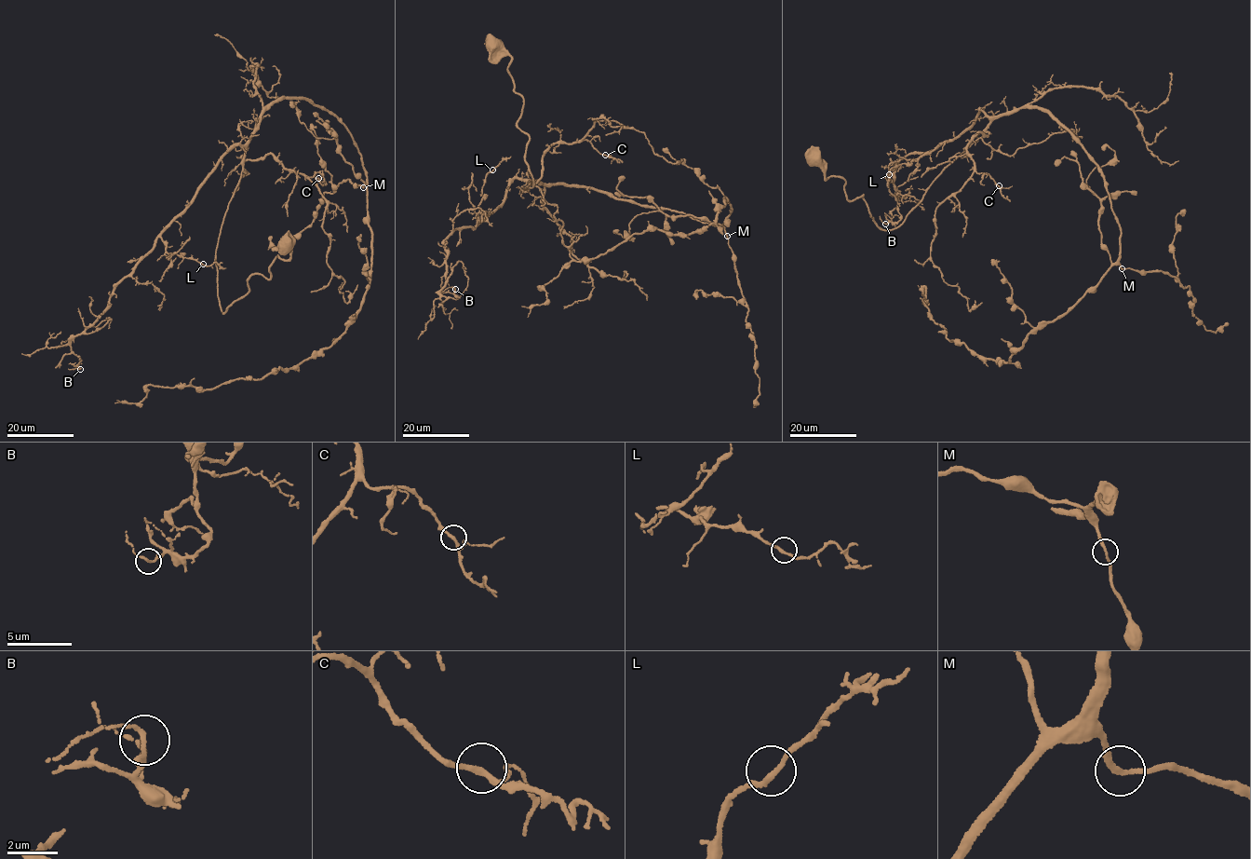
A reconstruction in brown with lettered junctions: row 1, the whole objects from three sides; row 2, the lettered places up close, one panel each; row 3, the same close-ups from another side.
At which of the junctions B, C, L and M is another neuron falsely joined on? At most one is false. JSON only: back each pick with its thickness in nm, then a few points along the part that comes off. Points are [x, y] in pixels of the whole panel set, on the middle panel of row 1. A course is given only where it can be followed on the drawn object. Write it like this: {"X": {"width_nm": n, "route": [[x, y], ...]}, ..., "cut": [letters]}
{"cut": []}

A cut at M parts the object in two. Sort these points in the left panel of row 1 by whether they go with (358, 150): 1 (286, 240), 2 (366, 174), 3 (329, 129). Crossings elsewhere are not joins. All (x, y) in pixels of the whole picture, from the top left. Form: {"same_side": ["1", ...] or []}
{"same_side": ["1", "2", "3"]}

